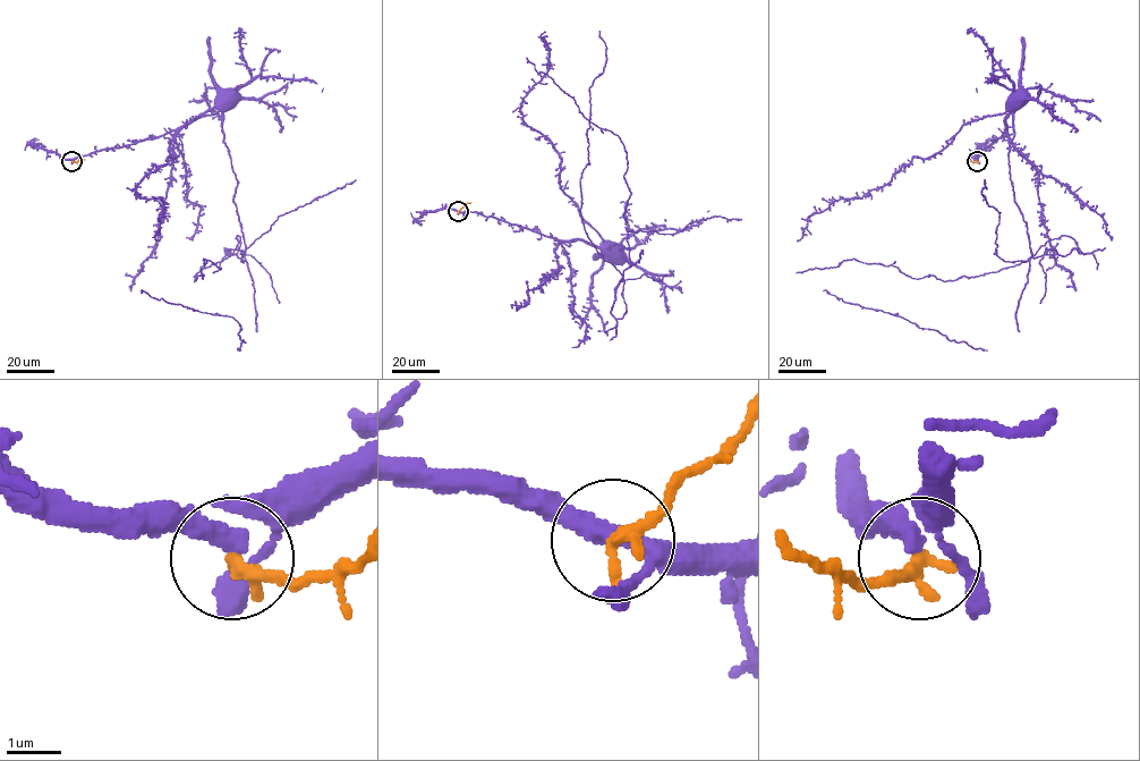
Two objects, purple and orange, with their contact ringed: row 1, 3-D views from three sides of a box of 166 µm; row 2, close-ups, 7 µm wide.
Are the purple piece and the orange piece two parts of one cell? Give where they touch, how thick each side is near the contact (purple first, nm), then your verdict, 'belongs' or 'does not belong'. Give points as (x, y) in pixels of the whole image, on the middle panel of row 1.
place (458, 211); calibres 280 and 300 nm; does not belong

